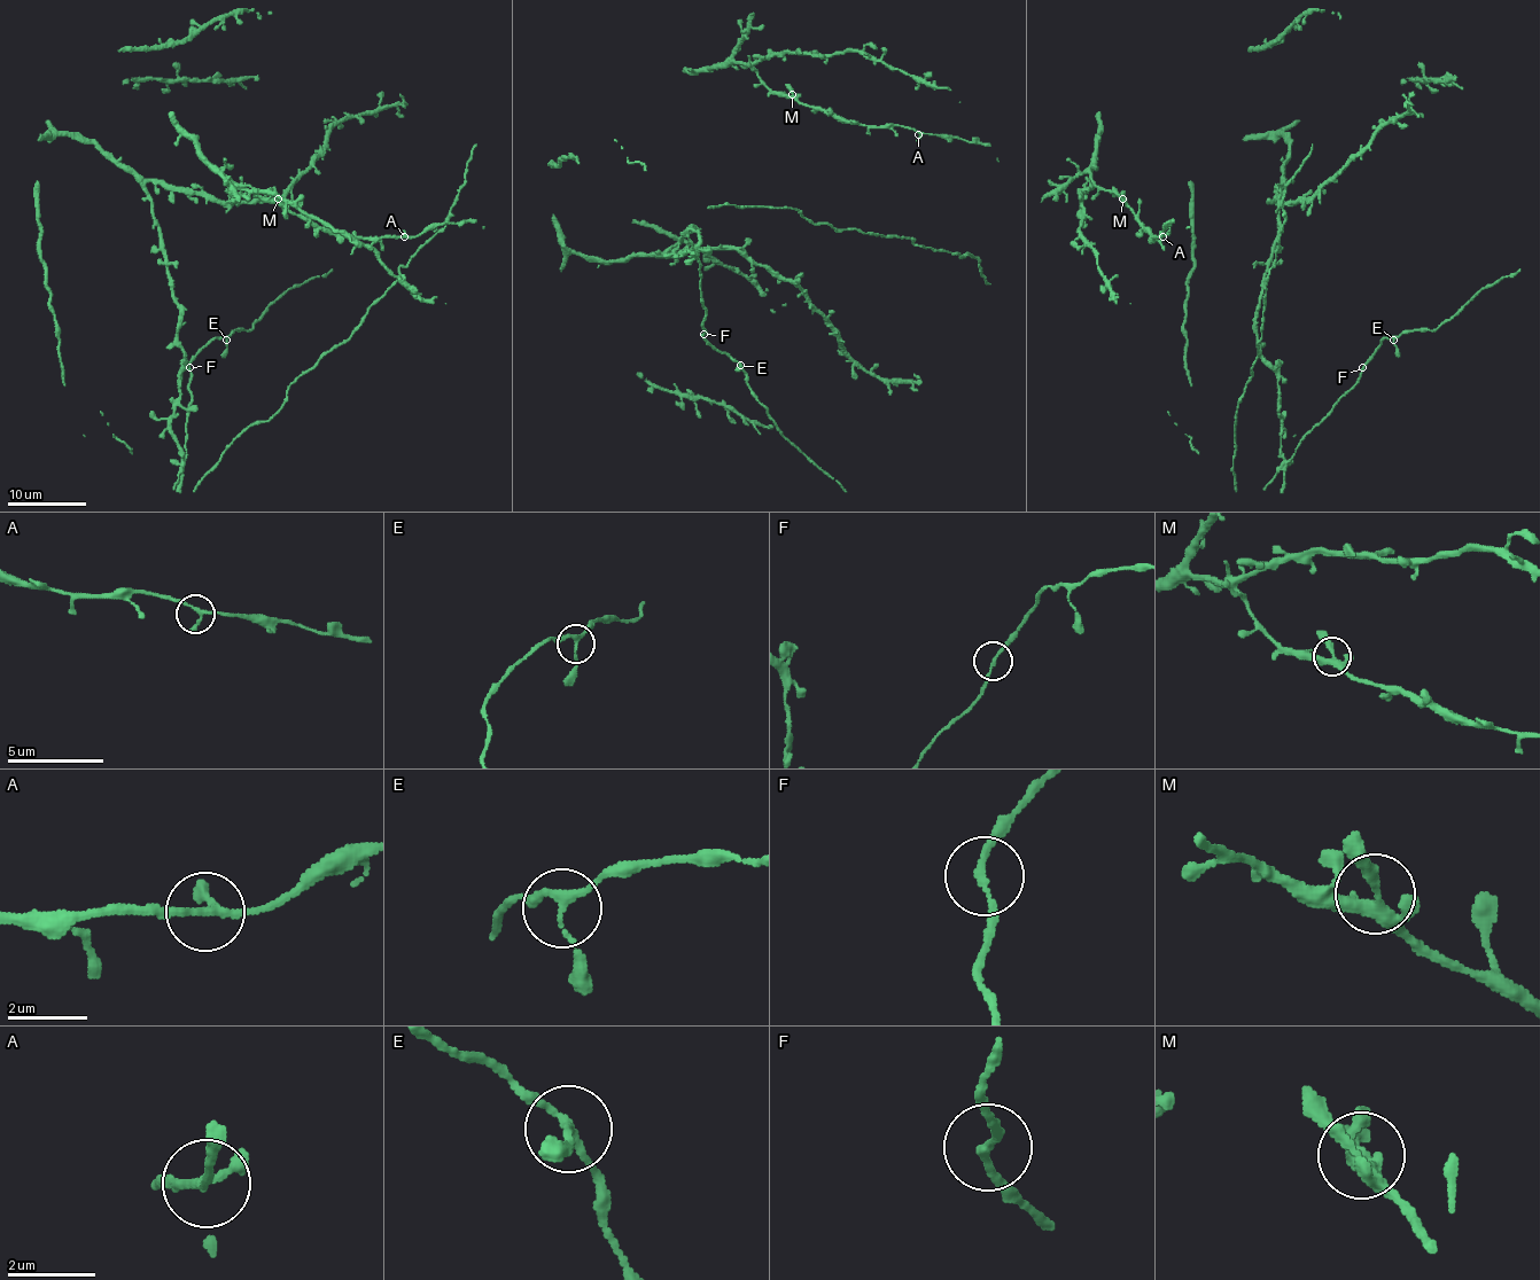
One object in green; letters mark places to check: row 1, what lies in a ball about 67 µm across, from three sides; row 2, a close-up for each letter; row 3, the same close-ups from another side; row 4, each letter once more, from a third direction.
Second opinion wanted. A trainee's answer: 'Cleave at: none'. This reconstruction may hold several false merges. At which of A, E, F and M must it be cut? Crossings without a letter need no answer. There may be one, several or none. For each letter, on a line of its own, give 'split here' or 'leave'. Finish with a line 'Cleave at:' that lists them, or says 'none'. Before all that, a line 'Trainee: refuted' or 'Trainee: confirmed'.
Trainee: confirmed
A: leave
E: leave
F: leave
M: leave
Cleave at: none

